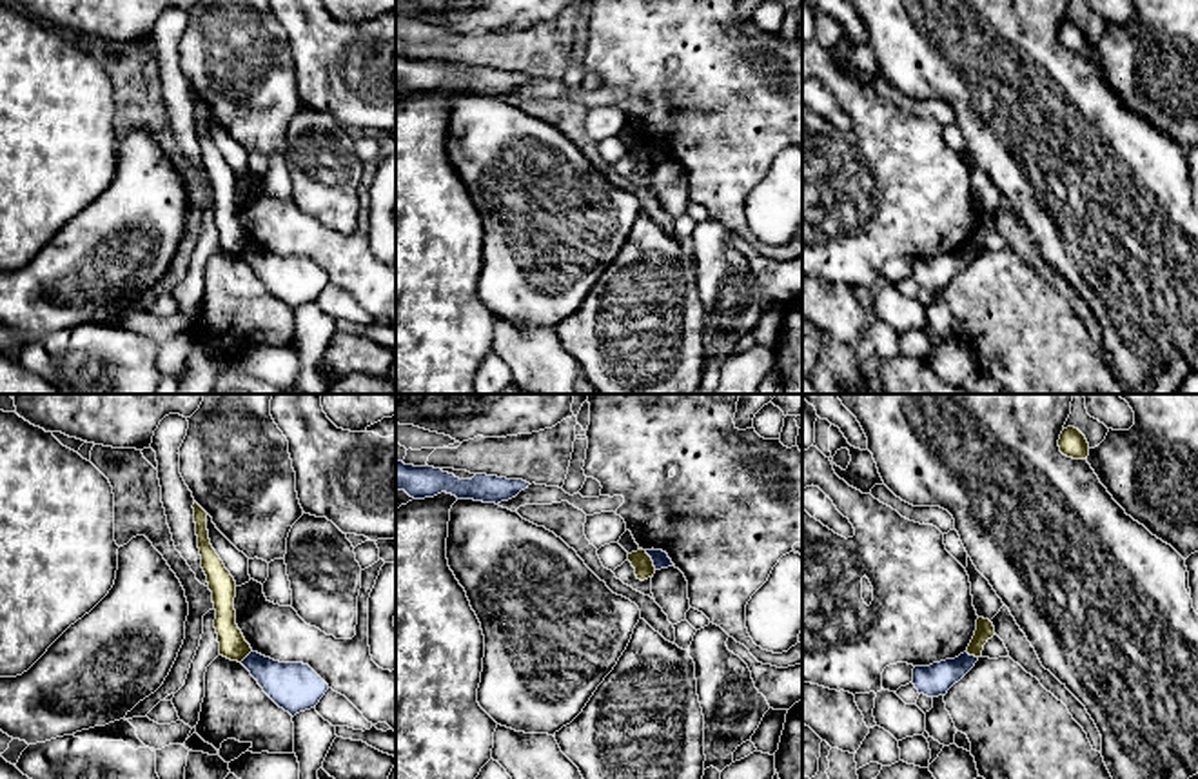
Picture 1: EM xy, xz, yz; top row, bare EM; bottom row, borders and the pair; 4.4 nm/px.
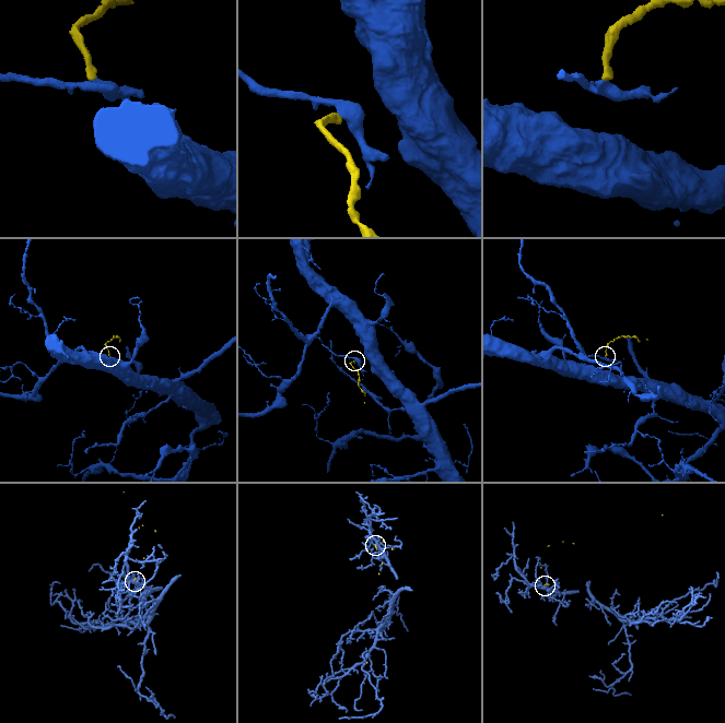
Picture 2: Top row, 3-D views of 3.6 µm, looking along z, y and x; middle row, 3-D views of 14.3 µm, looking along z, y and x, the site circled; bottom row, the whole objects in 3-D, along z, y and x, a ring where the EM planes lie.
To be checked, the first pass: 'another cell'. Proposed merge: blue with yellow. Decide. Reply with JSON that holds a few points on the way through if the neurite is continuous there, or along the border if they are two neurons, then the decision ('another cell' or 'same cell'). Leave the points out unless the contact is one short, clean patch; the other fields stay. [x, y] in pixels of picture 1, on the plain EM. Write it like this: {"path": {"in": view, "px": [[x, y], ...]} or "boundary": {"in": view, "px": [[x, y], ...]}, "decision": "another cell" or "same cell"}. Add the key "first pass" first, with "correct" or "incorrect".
{"first pass": "correct", "boundary": {"in": "xz", "px": [[645, 144], [656, 162]]}, "decision": "another cell"}

